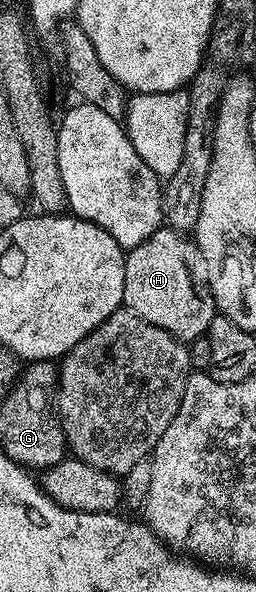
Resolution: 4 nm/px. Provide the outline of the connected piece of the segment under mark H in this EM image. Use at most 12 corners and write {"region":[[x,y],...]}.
{"region":[[161,227],[129,248],[123,306],[185,343],[216,314],[197,247]]}

